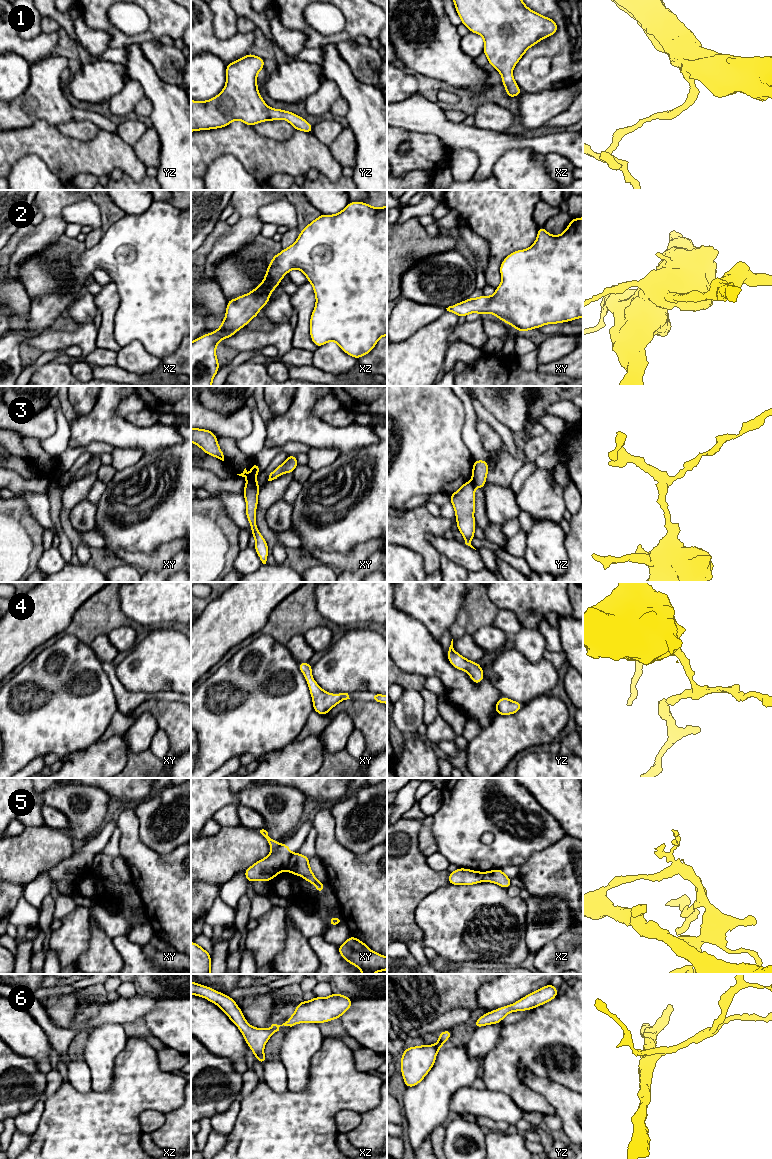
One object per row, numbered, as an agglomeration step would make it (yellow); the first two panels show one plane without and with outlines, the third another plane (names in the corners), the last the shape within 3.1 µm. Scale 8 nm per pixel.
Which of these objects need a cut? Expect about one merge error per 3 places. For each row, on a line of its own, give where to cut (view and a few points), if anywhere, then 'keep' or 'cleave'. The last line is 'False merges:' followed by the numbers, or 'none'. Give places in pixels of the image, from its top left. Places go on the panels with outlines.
1: no cut; keep
2: no cut; keep
3: cut in xy along (247, 480), (250, 480), (259, 488); cleave
4: no cut; keep
5: cut in xy along (292, 853), (286, 868); cleave
6: no cut; keep
False merges: 3, 5

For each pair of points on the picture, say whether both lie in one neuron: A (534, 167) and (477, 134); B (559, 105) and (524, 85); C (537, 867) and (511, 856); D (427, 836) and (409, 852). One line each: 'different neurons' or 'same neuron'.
A: different neurons
B: different neurons
C: different neurons
D: different neurons

